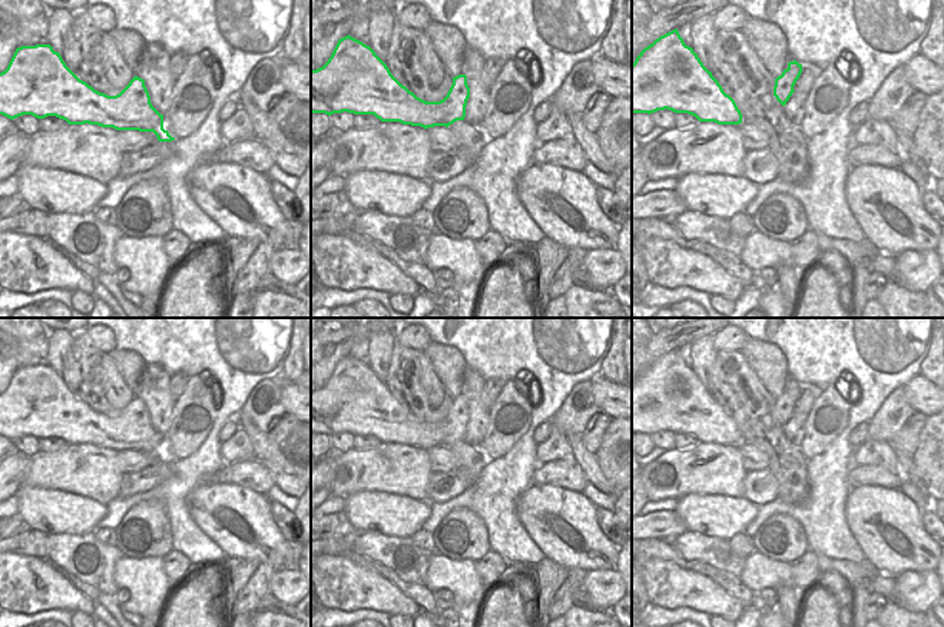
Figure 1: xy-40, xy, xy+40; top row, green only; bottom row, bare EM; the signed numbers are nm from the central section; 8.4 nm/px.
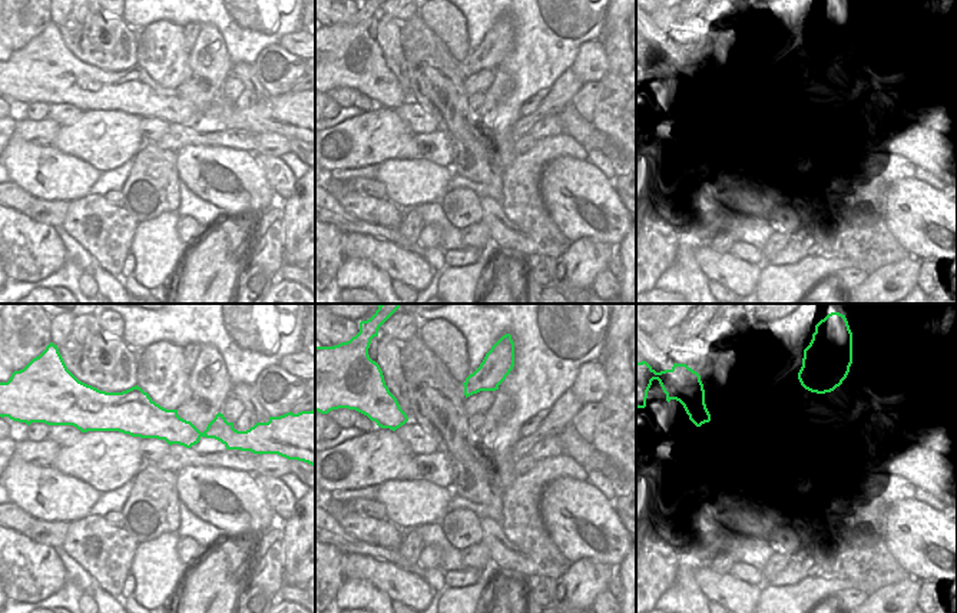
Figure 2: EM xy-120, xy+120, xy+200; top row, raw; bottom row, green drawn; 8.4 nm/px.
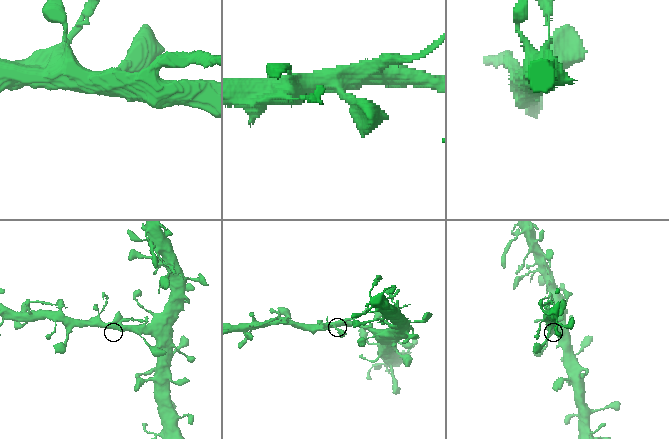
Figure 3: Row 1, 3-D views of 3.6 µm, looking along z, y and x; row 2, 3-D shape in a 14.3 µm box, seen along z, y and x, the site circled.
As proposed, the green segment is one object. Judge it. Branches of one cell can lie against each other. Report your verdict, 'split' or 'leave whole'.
leave whole

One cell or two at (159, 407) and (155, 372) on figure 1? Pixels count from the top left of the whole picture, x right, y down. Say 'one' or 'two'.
one

